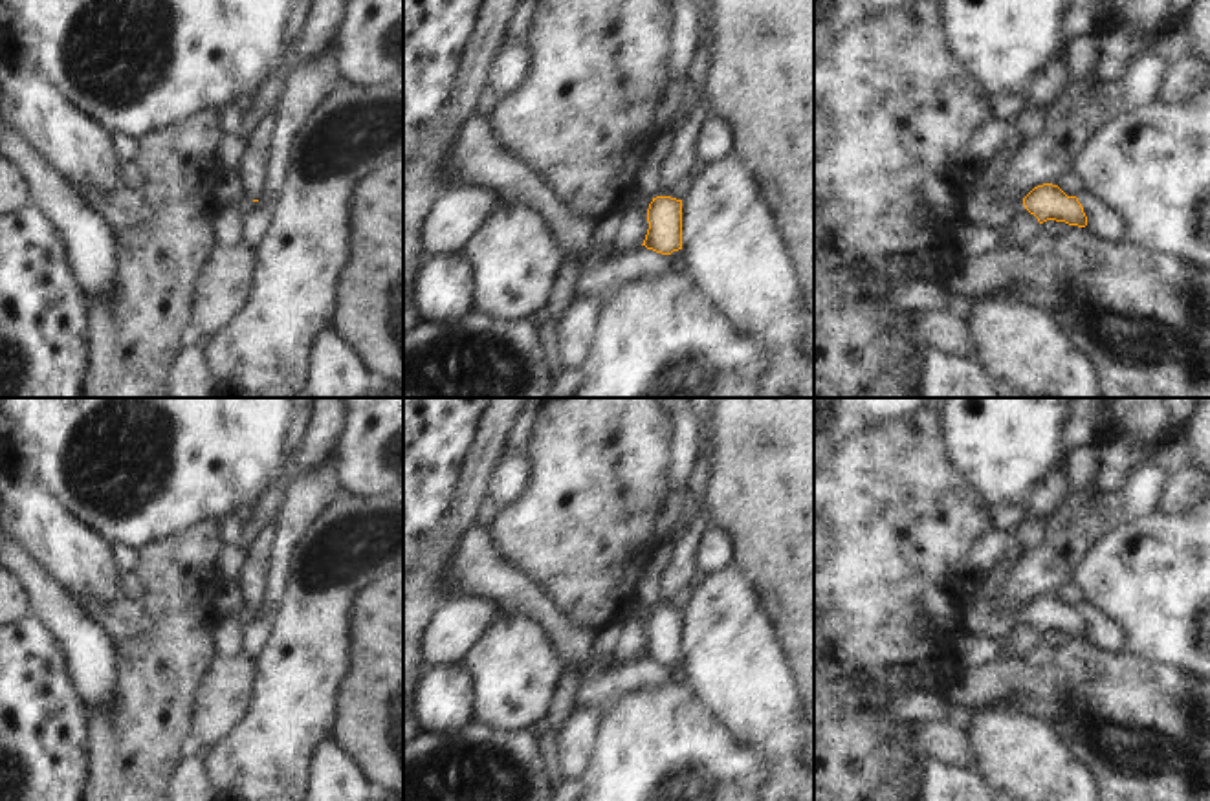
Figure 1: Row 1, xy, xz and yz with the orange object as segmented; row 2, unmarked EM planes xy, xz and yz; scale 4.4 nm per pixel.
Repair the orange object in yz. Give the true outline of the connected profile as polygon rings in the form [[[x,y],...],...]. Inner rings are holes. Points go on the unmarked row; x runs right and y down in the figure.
[[[1010,541],[1001,561],[970,594],[962,609],[962,632],[972,632],[990,640],[1005,638],[1016,625],[1030,623],[1040,634],[1047,631],[1085,638],[1087,627],[1076,607],[1067,607],[1058,596],[1043,594],[1034,598],[1025,609],[1001,612],[997,596],[1003,588],[1010,566],[1019,559],[1021,546]]]

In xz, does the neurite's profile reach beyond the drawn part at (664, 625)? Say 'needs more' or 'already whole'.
needs more

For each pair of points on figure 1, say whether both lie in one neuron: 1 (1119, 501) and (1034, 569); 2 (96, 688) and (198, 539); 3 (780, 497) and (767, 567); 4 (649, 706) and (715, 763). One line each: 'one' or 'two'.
1: one
2: two
3: one
4: one

